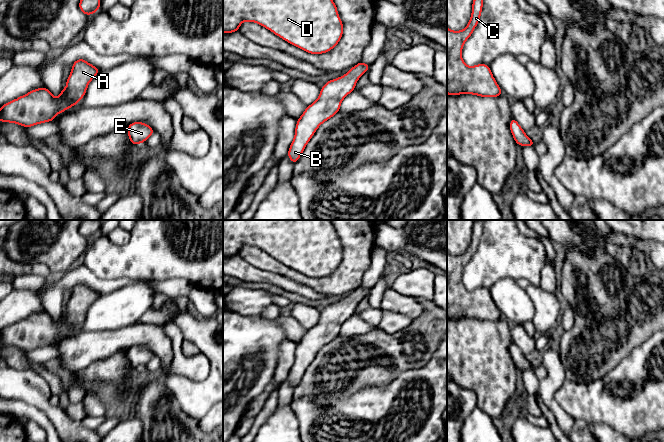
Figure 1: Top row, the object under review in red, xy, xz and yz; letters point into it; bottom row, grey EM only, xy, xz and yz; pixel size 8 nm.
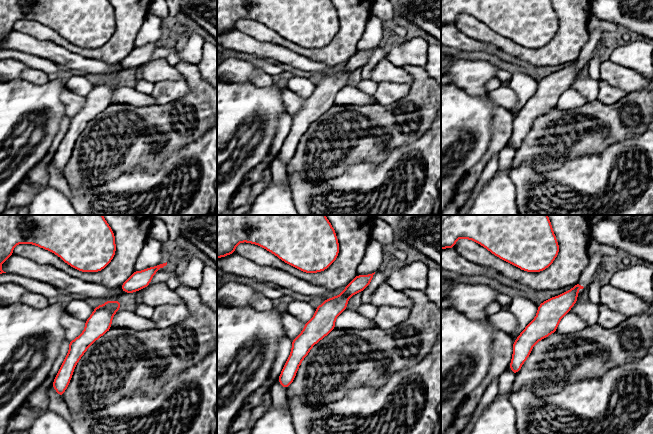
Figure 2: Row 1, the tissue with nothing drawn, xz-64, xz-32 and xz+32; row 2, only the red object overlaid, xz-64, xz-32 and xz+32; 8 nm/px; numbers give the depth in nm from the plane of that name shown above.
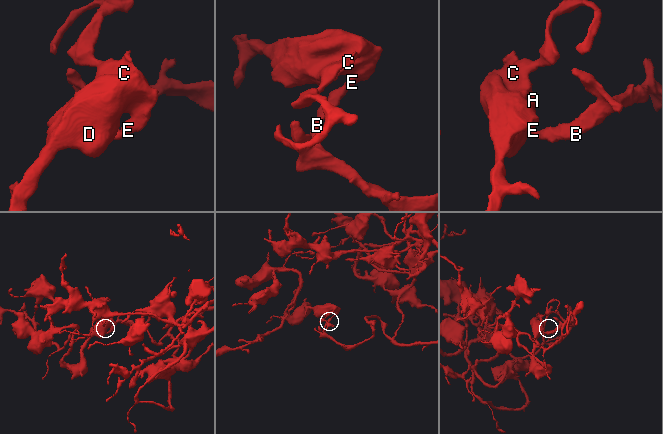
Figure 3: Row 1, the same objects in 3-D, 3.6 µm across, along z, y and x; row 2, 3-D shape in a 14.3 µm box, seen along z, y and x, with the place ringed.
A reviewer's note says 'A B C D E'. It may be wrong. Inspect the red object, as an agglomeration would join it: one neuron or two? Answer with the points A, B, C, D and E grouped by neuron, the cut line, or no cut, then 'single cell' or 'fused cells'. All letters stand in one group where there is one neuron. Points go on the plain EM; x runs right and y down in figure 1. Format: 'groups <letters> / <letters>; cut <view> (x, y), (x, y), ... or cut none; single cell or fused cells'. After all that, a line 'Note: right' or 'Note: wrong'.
groups A B C D E; cut none; single cell
Note: right

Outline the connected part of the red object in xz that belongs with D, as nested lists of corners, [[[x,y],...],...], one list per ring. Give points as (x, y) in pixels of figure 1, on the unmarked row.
[[[223,220],[223,257],[238,255],[244,245],[258,247],[311,278],[330,275],[343,258],[342,245],[330,220]]]

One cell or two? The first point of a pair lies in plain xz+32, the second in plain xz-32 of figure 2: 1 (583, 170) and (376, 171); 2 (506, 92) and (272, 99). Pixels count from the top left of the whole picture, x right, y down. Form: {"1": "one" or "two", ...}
{"1": "one", "2": "two"}

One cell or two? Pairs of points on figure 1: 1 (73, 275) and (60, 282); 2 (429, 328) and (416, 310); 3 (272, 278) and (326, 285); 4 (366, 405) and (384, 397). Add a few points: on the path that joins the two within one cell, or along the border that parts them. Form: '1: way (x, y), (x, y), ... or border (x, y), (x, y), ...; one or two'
1: way (70, 278), (63, 282); one
2: border (418, 299), (423, 312), (413, 320); two
3: border (273, 272), (282, 274), (316, 291); two
4: way (370, 405), (376, 405), (380, 401); one

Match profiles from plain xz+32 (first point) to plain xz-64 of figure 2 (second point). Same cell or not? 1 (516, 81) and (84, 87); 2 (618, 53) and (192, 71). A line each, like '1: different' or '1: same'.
1: same
2: different

